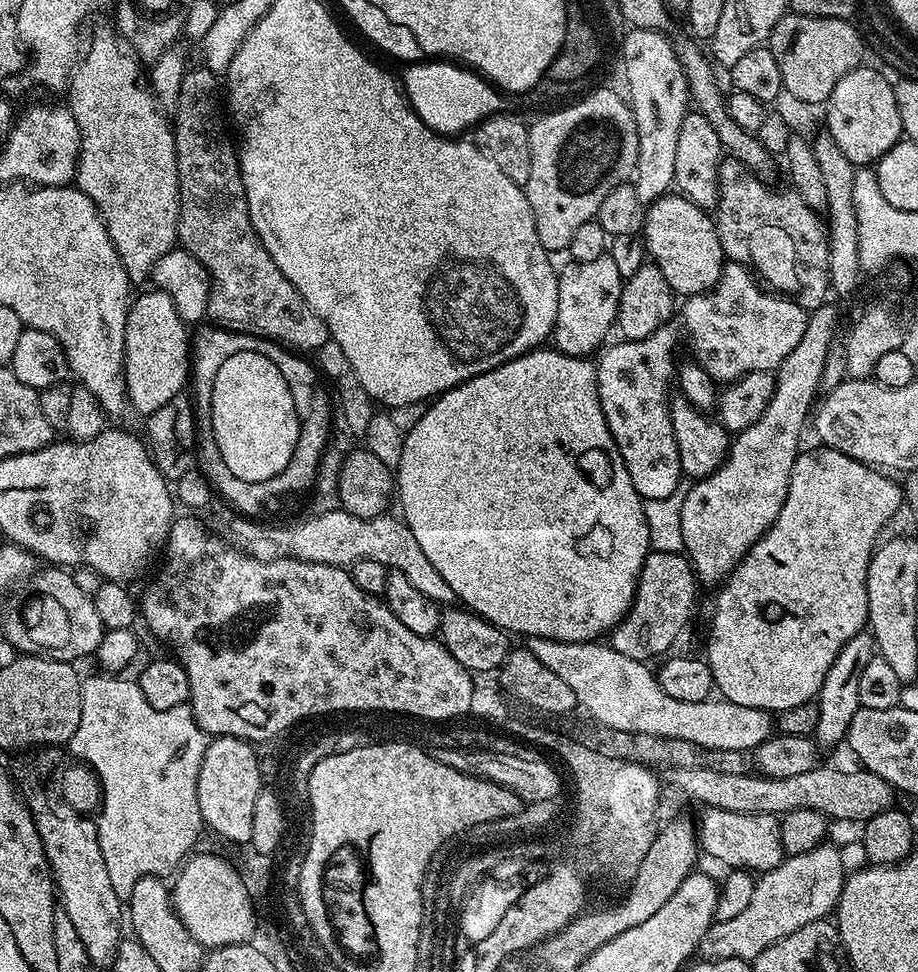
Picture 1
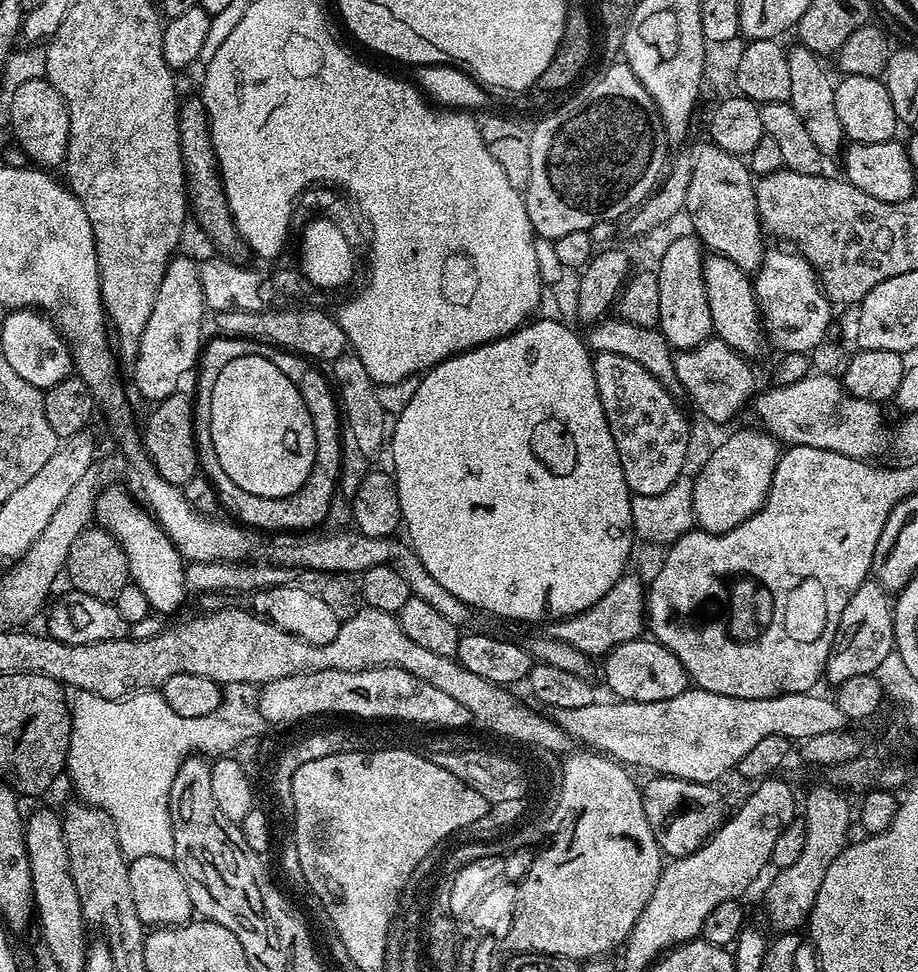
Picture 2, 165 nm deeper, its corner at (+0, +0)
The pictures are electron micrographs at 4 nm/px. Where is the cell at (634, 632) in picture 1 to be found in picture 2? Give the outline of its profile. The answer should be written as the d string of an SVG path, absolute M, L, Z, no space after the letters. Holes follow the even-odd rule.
M625 574L594 602L586 610L582 610L573 616L567 616L564 620L557 620L547 625L547 635L555 640L566 642L574 646L574 650L582 650L589 658L603 658L609 650L622 642L643 637L646 632L646 584L638 577Z

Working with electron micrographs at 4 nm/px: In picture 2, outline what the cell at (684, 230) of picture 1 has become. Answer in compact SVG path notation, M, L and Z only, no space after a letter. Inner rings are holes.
M715 254L704 257L704 281L710 302L712 331L719 339L727 340L734 351L745 358L753 358L766 345L766 337L760 318L760 308L756 304L756 289L749 273L743 272L730 258Z

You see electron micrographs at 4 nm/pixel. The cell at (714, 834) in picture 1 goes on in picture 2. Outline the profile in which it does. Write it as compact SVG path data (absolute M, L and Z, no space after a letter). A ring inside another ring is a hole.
M656 774L651 779L648 785L646 783L643 785L640 797L642 806L646 810L646 822L650 822L650 830L658 842L661 853L665 857L675 858L698 851L726 819L724 800L720 797L719 787L710 784L695 784L692 780L679 780L676 776Z

